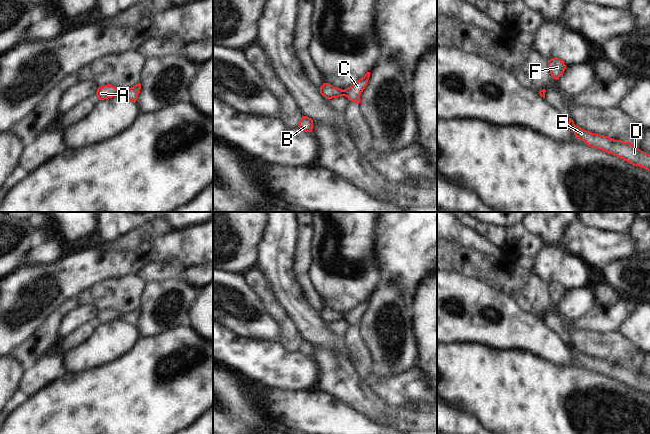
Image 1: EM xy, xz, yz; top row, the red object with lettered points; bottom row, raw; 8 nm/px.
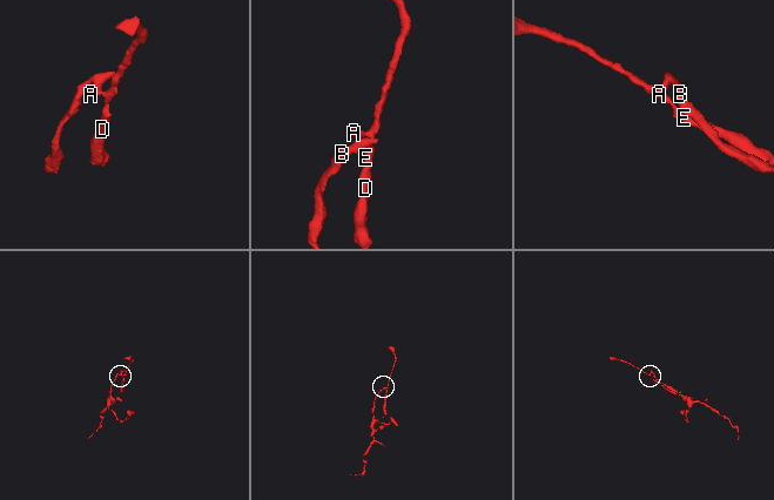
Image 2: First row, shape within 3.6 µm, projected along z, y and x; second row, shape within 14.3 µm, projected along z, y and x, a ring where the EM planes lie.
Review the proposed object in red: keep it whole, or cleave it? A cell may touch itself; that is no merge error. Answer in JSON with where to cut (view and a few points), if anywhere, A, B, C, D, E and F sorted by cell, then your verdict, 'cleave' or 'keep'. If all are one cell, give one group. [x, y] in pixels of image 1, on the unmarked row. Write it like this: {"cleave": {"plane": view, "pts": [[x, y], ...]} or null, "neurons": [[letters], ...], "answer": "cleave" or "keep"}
{"cleave": {"plane": "xz", "pts": [[343, 314], [344, 319]]}, "neurons": [["A", "B", "F"], ["C", "D", "E"]], "answer": "cleave"}

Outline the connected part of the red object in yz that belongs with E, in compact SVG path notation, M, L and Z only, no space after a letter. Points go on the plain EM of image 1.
M569 342L568 350L578 364L582 364L591 372L605 375L629 386L633 390L639 390L650 395L650 379L634 371L630 366L614 364L608 360L584 354L576 350L571 342Z

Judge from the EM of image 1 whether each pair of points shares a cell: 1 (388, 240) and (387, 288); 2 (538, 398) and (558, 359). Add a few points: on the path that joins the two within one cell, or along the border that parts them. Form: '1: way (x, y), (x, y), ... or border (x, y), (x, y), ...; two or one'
1: border (389, 279), (404, 297); two
2: border (534, 354), (556, 365), (576, 365); two

